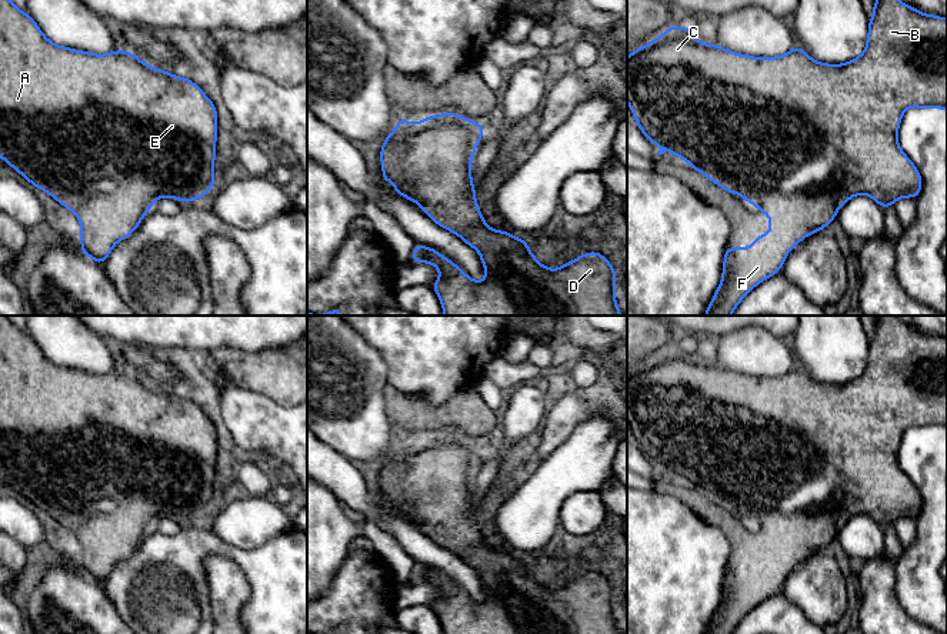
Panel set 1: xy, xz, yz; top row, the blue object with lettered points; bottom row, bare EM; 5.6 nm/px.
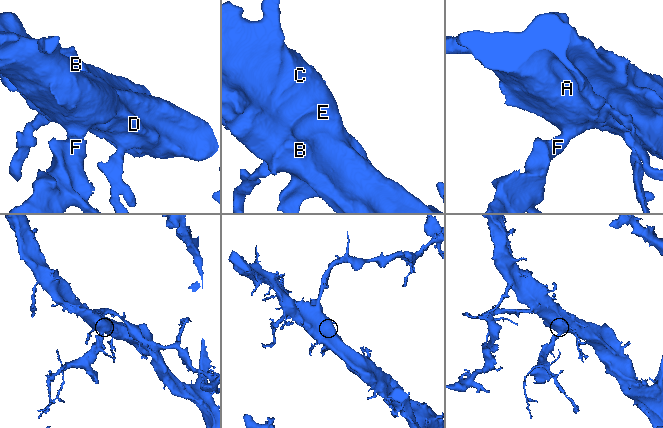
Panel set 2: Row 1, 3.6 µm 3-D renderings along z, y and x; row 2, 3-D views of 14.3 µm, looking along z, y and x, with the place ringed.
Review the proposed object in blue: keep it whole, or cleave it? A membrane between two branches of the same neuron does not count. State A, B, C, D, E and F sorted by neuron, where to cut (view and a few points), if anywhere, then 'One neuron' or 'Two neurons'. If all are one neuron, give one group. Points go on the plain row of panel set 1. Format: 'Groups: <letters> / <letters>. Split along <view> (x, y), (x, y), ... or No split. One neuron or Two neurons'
Groups: A B C D E F. No split. One neuron

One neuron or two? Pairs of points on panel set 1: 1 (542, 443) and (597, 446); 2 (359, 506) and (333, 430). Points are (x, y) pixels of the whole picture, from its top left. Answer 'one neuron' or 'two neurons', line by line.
1: two neurons
2: two neurons

